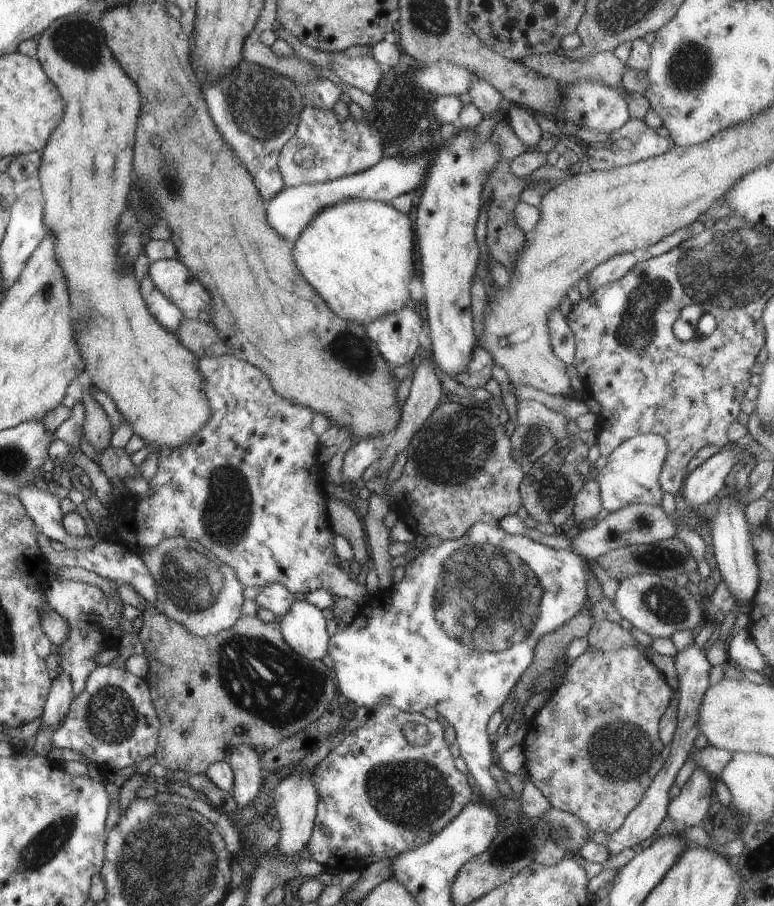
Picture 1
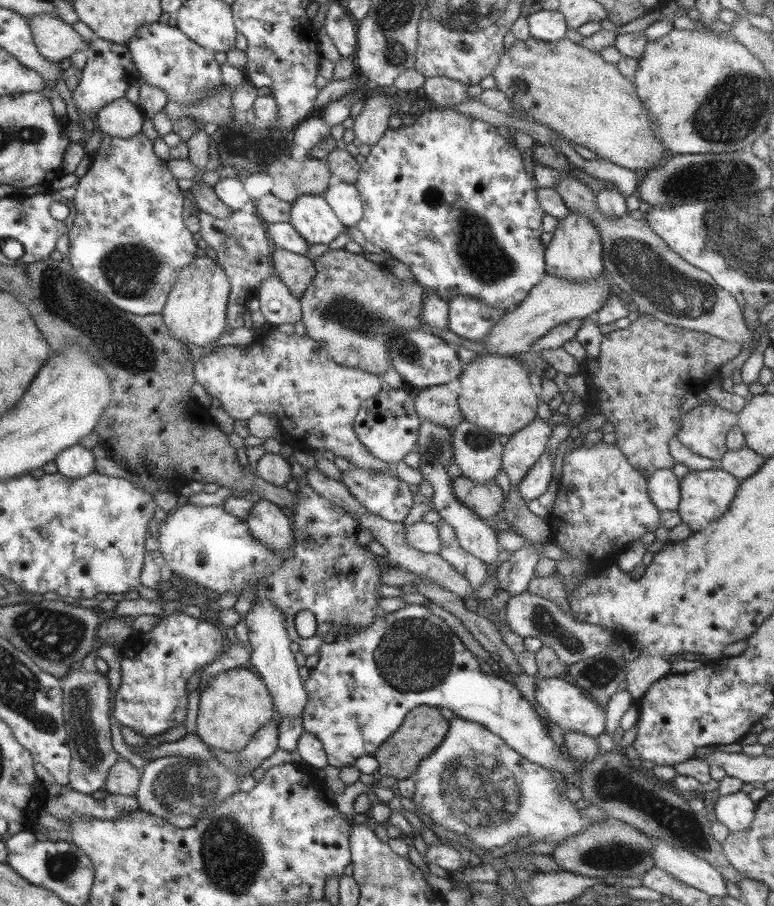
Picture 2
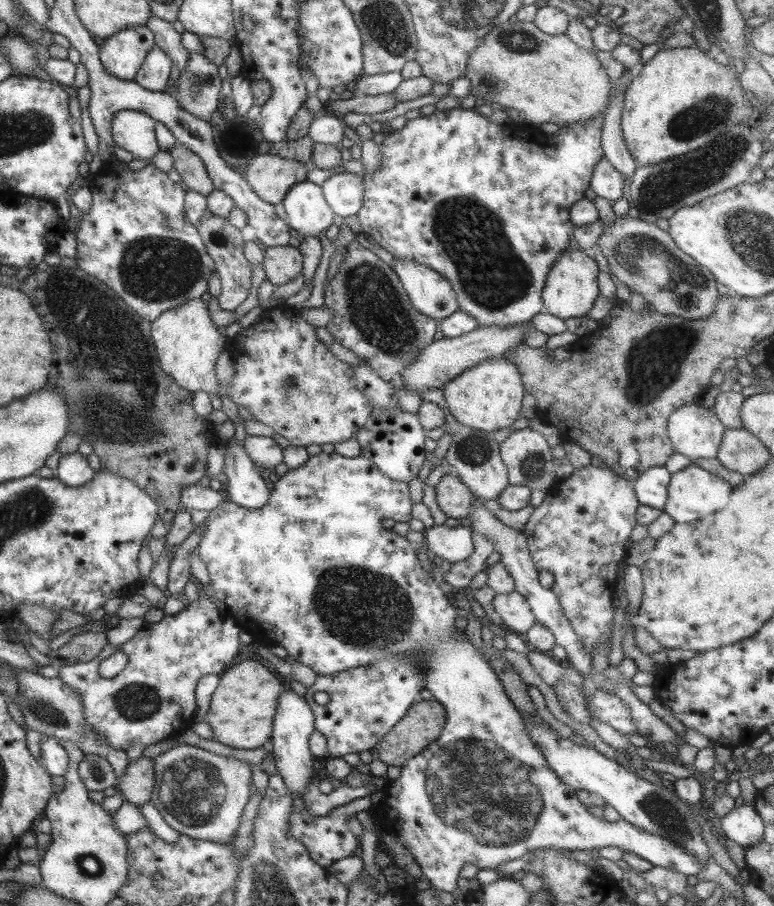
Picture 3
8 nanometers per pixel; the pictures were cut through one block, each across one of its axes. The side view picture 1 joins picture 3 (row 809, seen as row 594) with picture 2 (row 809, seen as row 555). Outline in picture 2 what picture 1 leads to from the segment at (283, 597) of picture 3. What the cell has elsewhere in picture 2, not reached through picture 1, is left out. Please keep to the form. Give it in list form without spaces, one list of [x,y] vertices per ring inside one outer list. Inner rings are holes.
[[[455,716],[448,720],[448,730],[445,733],[445,738],[443,738],[439,743],[439,746],[437,746],[431,754],[428,754],[423,760],[421,760],[421,762],[419,762],[415,773],[411,778],[413,778],[413,784],[415,787],[413,794],[411,794],[411,800],[416,808],[416,813],[423,813],[424,816],[427,815],[440,833],[443,831],[453,831],[453,833],[457,835],[466,836],[467,839],[476,844],[478,848],[482,848],[488,852],[499,853],[506,847],[513,845],[519,838],[526,840],[528,844],[534,844],[535,842],[541,842],[541,840],[544,840],[555,846],[557,843],[561,843],[563,839],[578,834],[578,832],[582,832],[589,826],[594,826],[594,824],[602,824],[602,822],[607,819],[606,816],[603,816],[603,818],[587,818],[587,816],[581,816],[579,810],[567,800],[565,795],[565,783],[562,782],[562,785],[559,787],[559,780],[553,777],[549,770],[537,766],[536,764],[529,762],[529,760],[525,760],[525,758],[520,754],[517,754],[515,750],[511,750],[511,748],[509,748],[499,736],[495,736],[493,732],[489,732],[487,728],[483,728],[481,724],[477,724],[477,722],[469,722]]]

